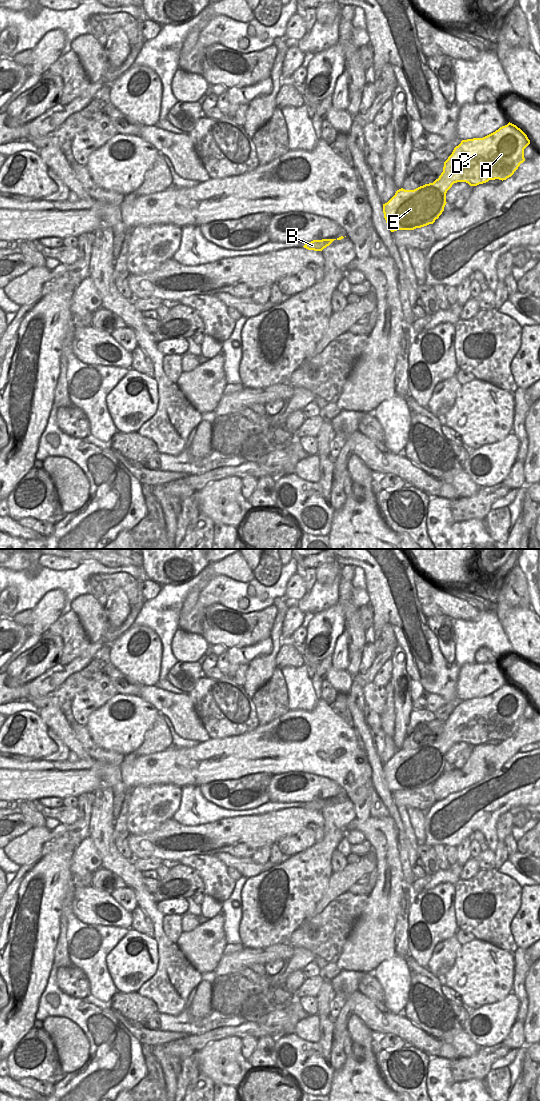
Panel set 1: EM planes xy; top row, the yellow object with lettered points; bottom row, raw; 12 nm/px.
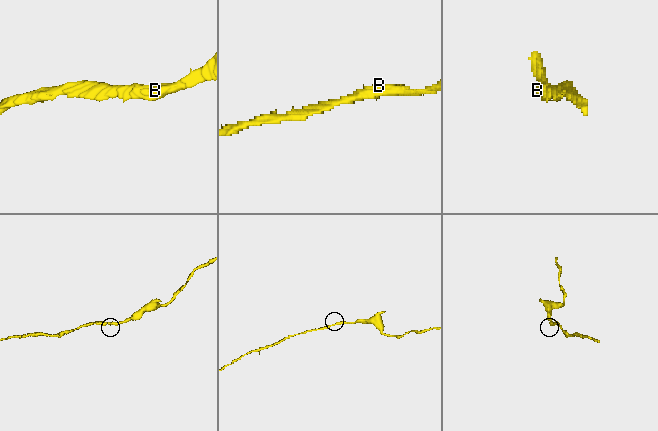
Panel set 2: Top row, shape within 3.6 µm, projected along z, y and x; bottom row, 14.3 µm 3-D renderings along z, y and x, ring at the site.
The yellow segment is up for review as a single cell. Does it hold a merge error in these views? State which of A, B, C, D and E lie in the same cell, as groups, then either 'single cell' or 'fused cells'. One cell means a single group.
groups A B C D E; single cell

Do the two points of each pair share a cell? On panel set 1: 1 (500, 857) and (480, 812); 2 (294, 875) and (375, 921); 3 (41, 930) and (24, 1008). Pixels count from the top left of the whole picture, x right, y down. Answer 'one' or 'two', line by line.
1: two
2: two
3: one

